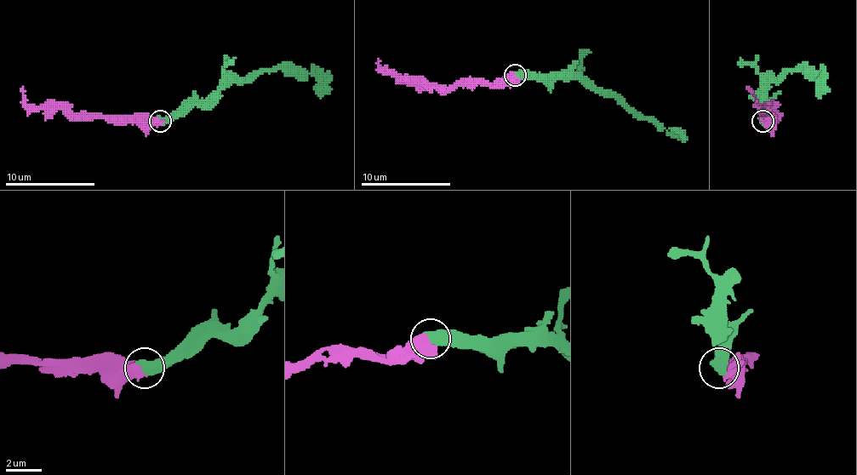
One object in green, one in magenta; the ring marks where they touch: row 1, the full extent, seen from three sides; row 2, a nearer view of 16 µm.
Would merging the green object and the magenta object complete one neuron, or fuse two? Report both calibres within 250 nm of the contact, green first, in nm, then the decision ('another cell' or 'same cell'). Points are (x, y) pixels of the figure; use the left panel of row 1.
550/440 nm | same cell

